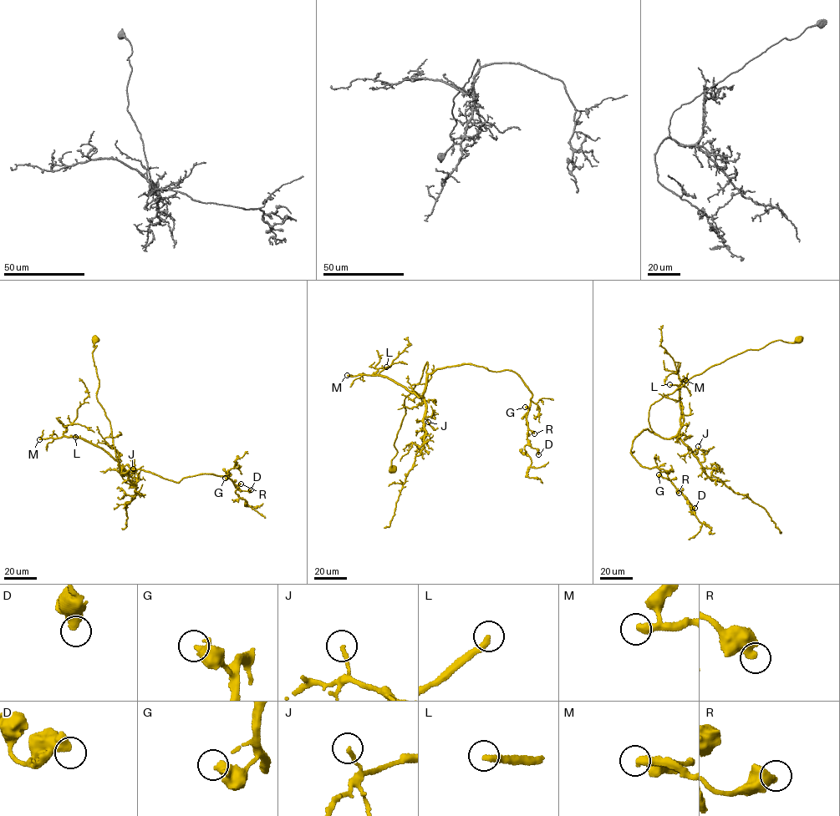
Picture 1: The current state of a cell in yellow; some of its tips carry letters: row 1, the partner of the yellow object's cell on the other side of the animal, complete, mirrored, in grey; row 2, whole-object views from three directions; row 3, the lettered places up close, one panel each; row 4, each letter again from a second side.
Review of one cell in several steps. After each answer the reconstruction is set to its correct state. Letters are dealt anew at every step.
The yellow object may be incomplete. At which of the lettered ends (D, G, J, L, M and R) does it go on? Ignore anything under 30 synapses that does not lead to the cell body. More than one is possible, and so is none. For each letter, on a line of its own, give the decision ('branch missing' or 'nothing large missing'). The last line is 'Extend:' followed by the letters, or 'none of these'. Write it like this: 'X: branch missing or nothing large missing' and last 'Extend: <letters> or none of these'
D: nothing large missing
G: nothing large missing
J: nothing large missing
L: branch missing
M: branch missing
R: branch missing
Extend: L, M, R

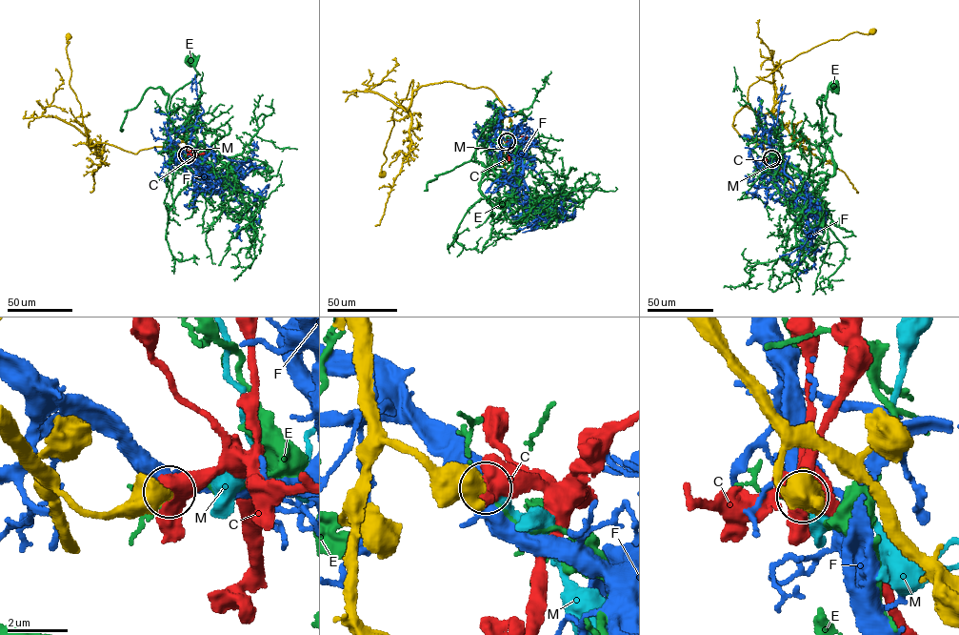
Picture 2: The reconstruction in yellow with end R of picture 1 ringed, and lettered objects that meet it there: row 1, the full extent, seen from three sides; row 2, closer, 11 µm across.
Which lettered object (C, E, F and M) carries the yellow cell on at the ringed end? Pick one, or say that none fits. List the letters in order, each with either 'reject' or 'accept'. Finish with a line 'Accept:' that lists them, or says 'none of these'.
C: reject
E: reject
F: reject
M: accept
Accept: M

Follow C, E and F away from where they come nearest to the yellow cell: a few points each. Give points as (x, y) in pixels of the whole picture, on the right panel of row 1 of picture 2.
C: (771, 159), (784, 178)
E: (771, 158), (776, 171), (787, 177), (834, 173), (836, 165), (823, 141), (822, 112), (816, 103), (833, 87)
F: (771, 158), (776, 183), (804, 210), (809, 228), (807, 239), (814, 255), (814, 265), (804, 271)

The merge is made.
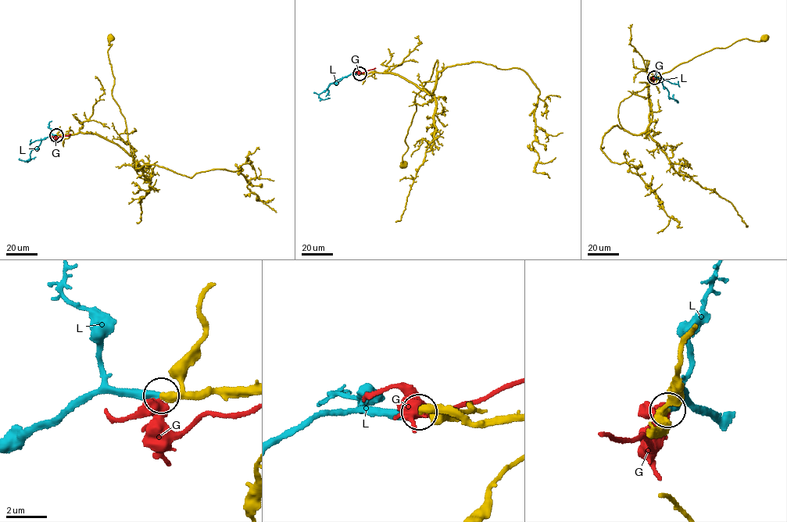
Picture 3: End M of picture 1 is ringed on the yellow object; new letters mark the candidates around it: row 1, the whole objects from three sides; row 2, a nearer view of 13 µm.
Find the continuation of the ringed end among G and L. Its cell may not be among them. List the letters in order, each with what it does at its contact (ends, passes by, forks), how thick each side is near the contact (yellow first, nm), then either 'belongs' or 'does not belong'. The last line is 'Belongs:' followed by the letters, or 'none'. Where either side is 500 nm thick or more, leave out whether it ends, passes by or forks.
G: it passes by; 320 nm thick on the yellow side, 480 nm on the other; does not belong
L: it ends there; 280 nm thick on the yellow side, 400 nm on the other; belongs
Belongs: L

